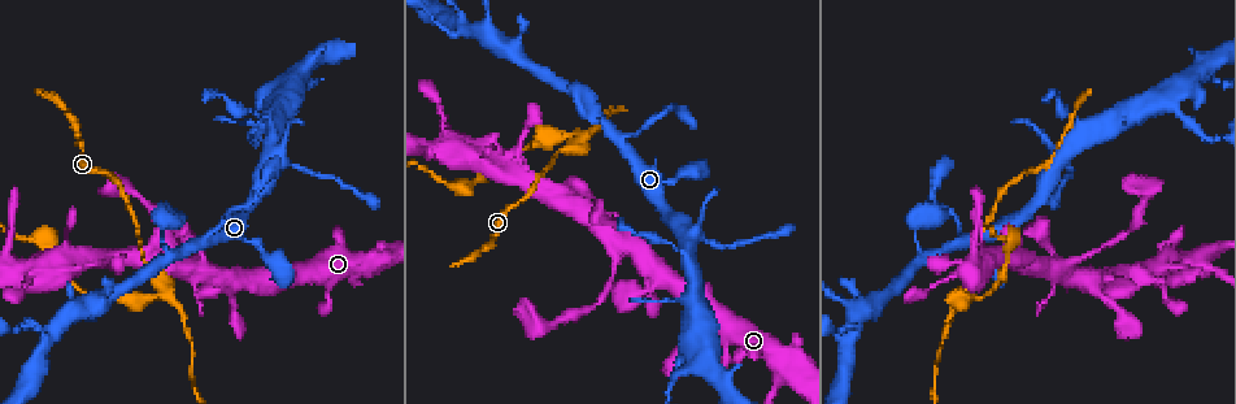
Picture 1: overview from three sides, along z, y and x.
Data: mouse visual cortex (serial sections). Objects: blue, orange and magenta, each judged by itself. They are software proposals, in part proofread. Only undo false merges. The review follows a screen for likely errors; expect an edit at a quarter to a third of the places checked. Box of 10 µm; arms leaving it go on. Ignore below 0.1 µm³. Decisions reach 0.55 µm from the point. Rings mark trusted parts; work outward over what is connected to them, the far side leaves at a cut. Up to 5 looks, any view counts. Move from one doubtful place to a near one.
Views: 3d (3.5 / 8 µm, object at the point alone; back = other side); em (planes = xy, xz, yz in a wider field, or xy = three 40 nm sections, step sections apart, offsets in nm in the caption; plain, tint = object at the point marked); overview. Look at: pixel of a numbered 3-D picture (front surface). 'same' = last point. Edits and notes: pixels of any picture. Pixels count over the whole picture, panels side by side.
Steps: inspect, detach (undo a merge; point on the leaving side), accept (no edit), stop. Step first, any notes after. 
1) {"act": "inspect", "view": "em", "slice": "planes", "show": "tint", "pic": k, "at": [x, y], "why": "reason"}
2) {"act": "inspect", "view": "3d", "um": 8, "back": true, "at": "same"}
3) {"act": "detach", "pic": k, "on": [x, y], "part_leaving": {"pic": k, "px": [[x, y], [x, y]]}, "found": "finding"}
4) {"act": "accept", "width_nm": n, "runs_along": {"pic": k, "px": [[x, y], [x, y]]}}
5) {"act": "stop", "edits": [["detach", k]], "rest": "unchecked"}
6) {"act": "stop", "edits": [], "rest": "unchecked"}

{"act": "inspect", "view": "3d", "um": 8, "pic": 1, "at": [1166, 99], "why": "small branch off a trunk"}

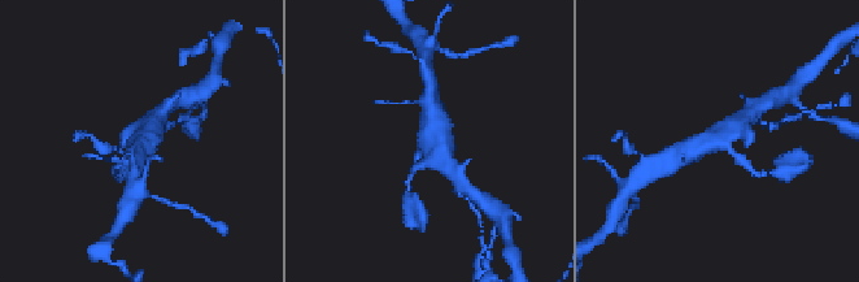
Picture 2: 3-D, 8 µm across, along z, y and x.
{"act": "inspect", "view": "em", "slice": "xy", "step": 5, "show": "tint", "at": "same", "why": "need the tissue"}

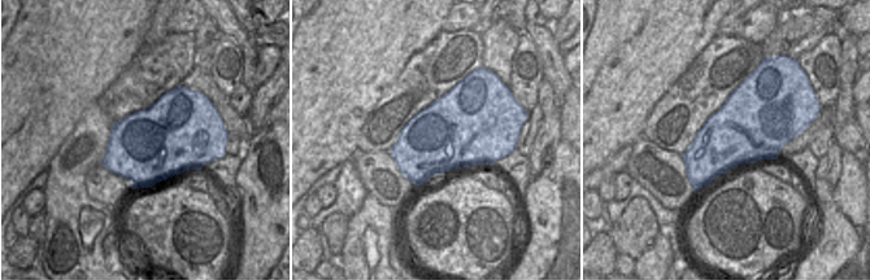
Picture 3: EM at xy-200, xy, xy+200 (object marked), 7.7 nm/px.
{"act": "accept", "runs_along": {"pic": 2, "px": [[683, 156], [741, 118]]}, "found": "continuous, no second cell"}

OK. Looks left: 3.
{"act": "inspect", "view": "3d", "um": 3.5, "pic": 1, "at": [165, 293], "why": "arms part here"}

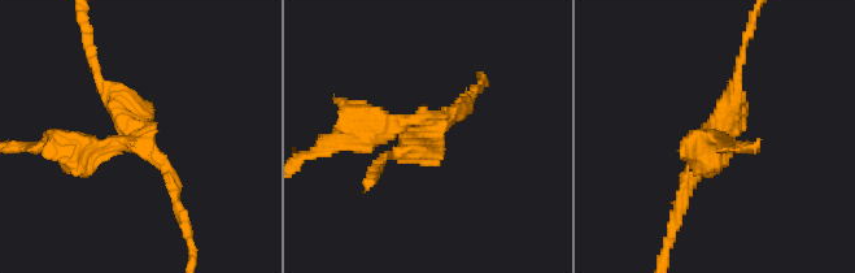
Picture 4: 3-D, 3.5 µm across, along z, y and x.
{"act": "inspect", "view": "em", "slice": "xy", "step": 1, "show": "tint", "pic": 4, "at": [431, 127], "arms": 3, "arm_widths_nm": [150, 150, 300]}

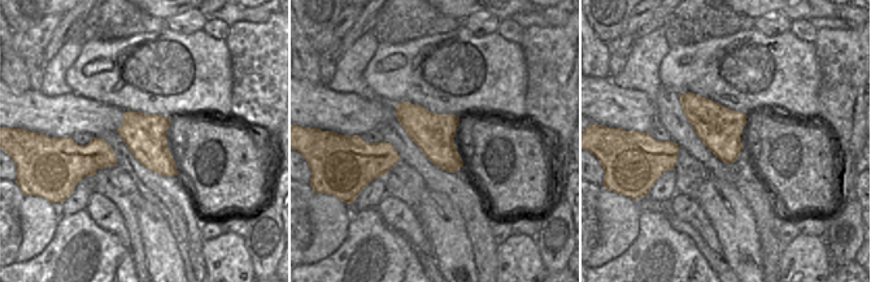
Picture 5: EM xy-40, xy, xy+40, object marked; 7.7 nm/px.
{"act": "inspect", "view": "em", "slice": "planes", "show": "tint", "at": "same"}

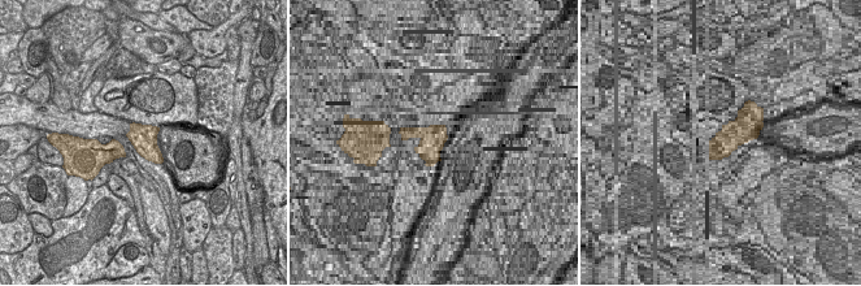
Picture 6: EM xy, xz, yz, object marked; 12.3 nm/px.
{"act": "detach", "pic": 4, "on": [367, 118], "part_leaving": {"pic": 4, "px": [[409, 118], [317, 148]]}, "found": "a second cell is stuck on"}

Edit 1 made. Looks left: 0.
{"act": "stop", "edits": [["detach", 4]], "rest": "unchecked"}

